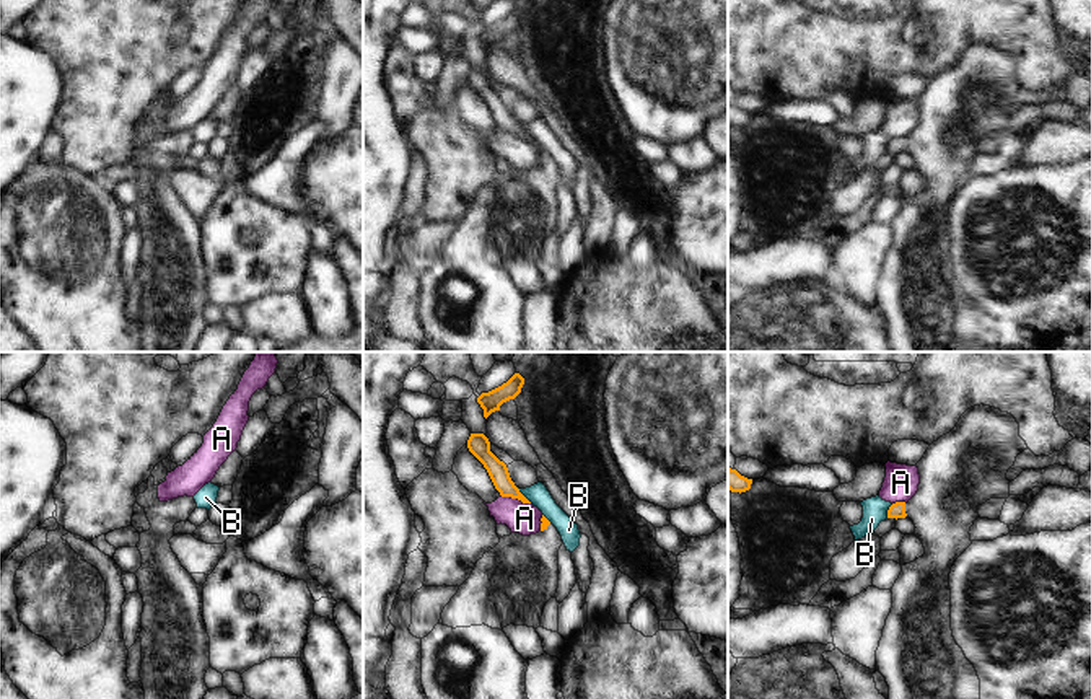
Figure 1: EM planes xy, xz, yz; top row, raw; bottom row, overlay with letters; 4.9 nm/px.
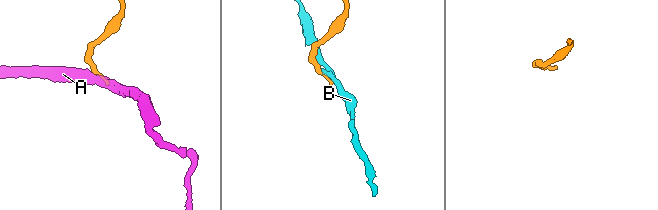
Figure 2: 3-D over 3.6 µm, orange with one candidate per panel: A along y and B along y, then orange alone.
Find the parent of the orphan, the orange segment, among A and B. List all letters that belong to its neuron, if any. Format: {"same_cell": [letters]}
{"same_cell": []}

